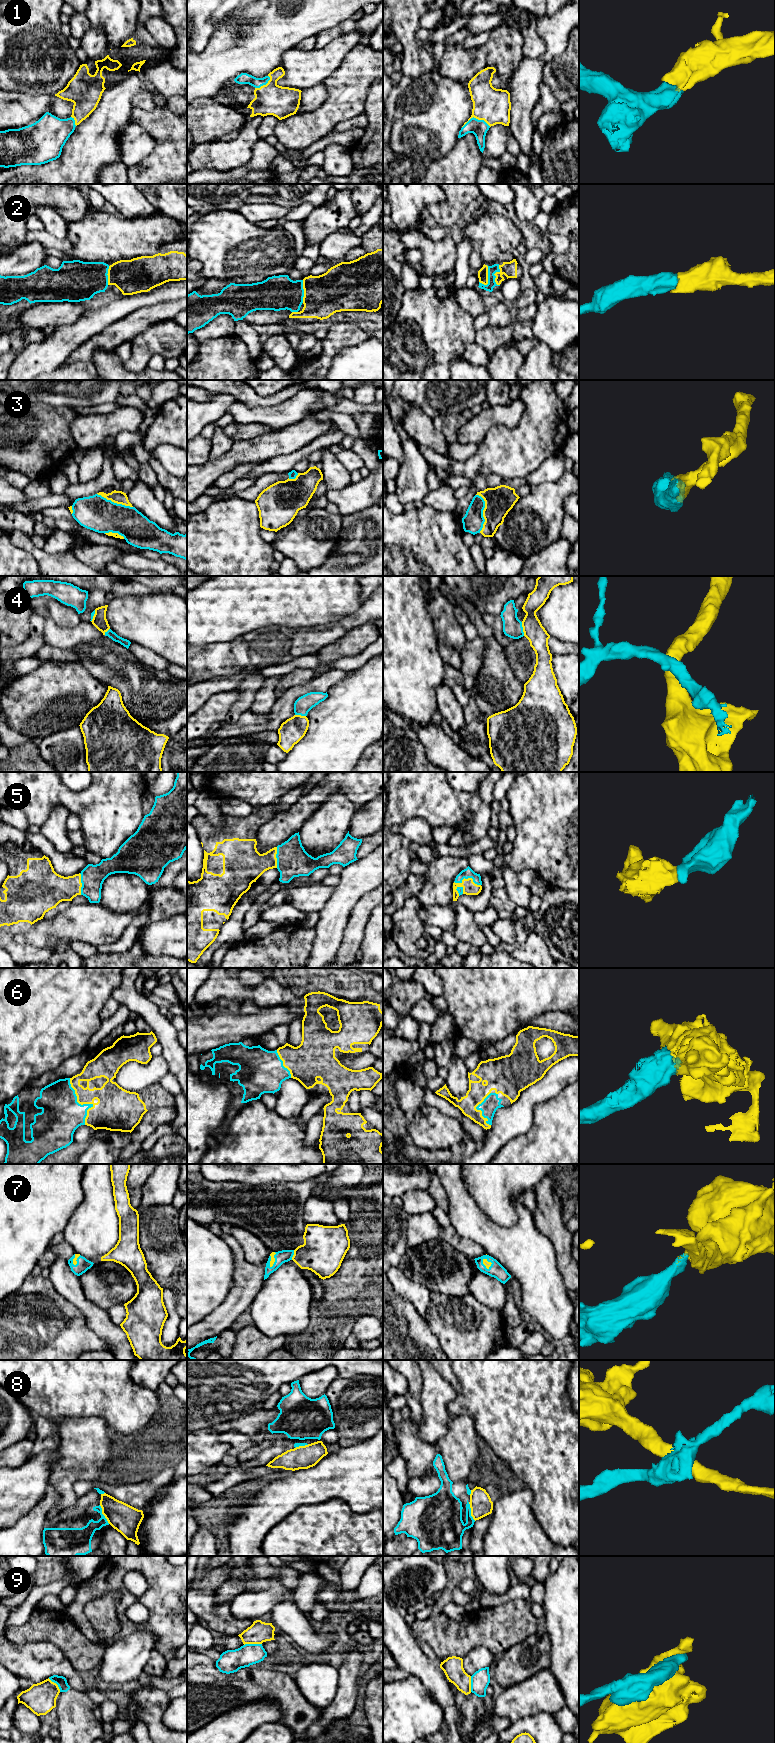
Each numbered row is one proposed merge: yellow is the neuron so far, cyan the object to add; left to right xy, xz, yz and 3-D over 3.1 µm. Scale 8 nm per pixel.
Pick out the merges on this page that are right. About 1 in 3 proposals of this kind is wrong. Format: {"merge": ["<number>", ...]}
{"merge": ["1", "2", "3", "5", "6", "7"]}

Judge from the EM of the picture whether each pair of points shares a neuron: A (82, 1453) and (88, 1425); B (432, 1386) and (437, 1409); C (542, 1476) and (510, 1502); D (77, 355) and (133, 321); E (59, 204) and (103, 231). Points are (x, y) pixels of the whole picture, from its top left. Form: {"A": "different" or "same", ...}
{"A": "same", "B": "same", "C": "different", "D": "same", "E": "different"}

